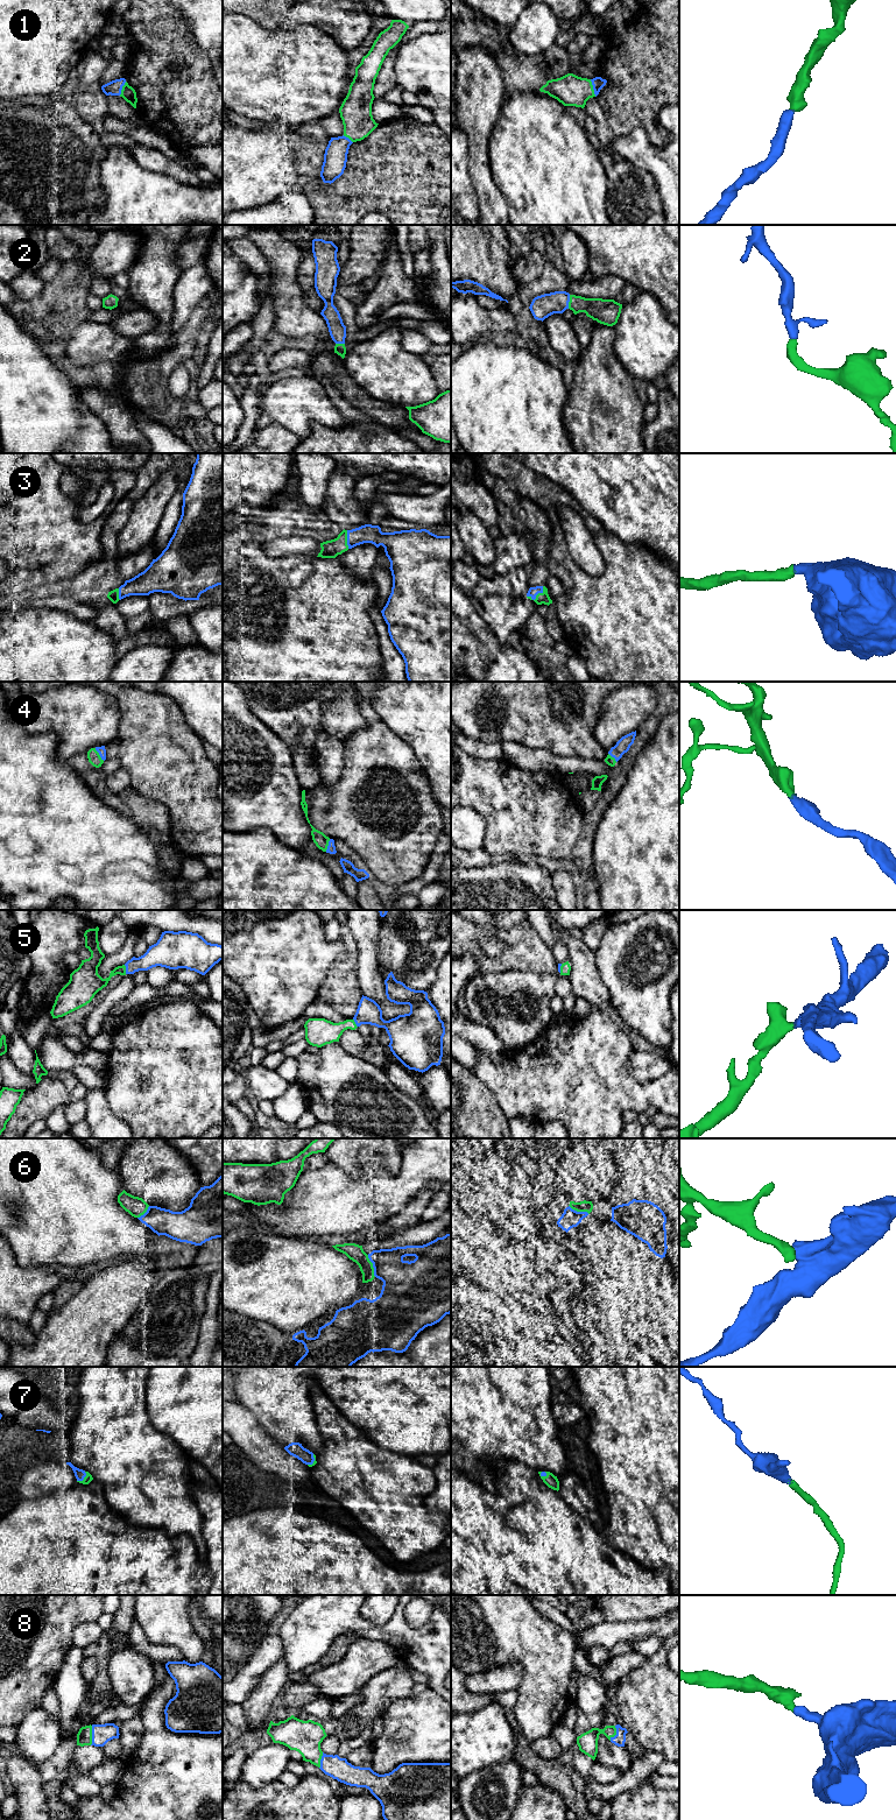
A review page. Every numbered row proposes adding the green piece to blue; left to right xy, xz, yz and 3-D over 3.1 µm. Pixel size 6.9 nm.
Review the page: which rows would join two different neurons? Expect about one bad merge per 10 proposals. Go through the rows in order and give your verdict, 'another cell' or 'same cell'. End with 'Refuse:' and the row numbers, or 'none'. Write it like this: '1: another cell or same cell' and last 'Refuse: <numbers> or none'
1: same cell
2: same cell
3: same cell
4: same cell
5: same cell
6: same cell
7: same cell
8: same cell
Refuse: none

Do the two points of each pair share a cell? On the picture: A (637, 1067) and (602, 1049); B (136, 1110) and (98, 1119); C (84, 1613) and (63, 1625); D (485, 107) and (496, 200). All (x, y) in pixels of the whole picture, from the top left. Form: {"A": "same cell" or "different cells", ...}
{"A": "different cells", "B": "different cells", "C": "same cell", "D": "same cell"}

